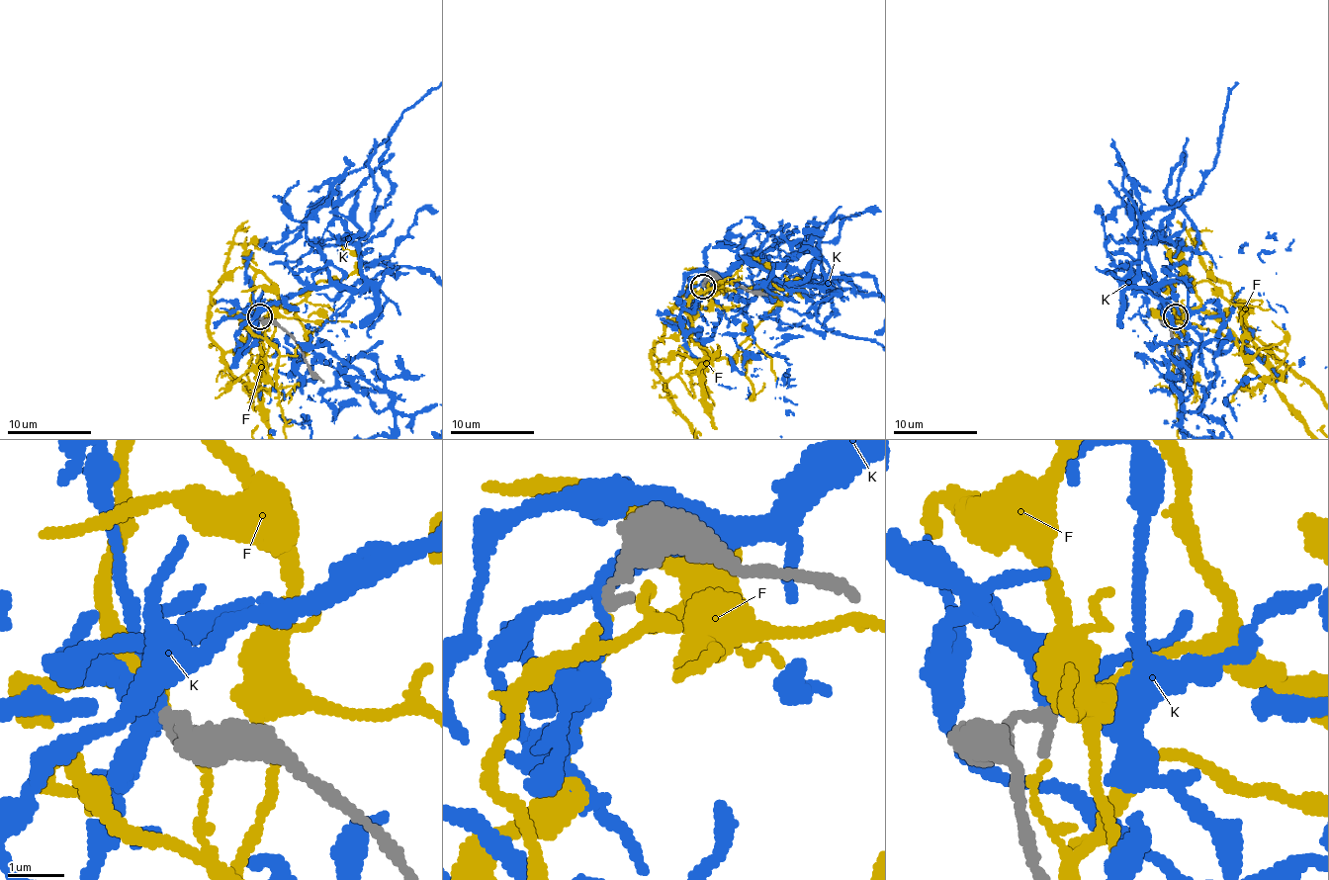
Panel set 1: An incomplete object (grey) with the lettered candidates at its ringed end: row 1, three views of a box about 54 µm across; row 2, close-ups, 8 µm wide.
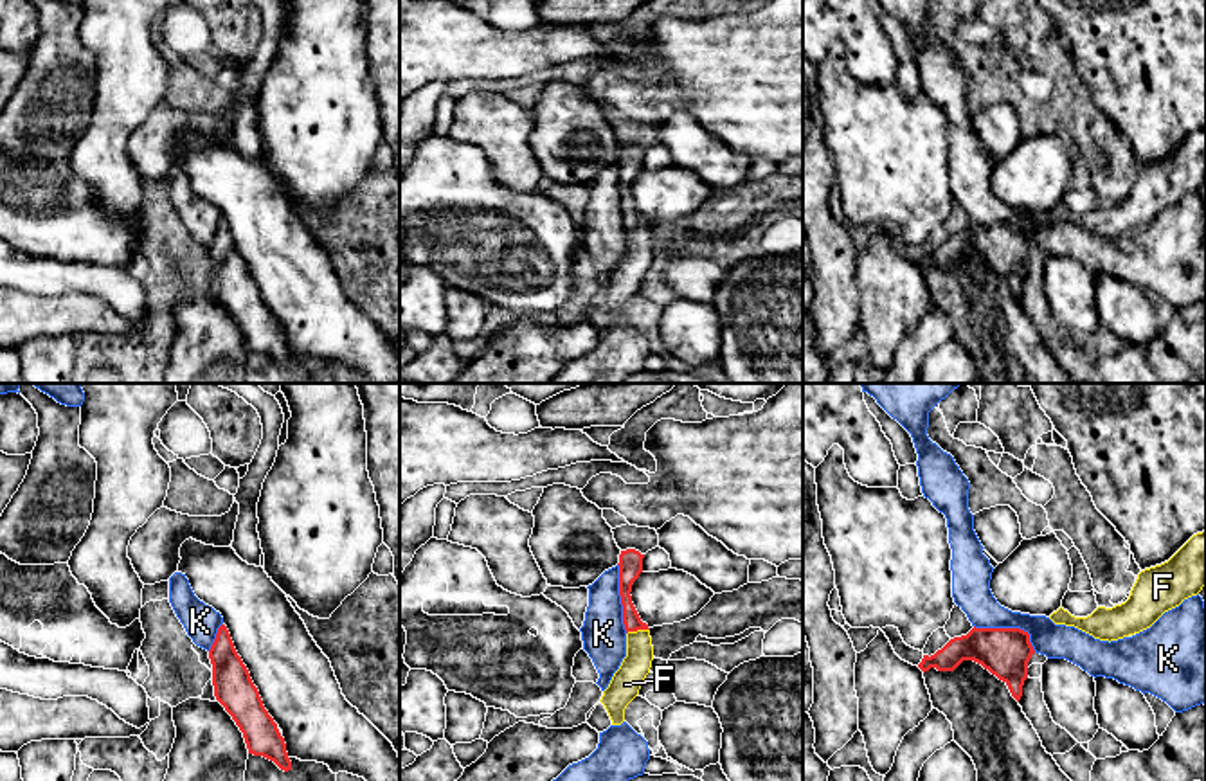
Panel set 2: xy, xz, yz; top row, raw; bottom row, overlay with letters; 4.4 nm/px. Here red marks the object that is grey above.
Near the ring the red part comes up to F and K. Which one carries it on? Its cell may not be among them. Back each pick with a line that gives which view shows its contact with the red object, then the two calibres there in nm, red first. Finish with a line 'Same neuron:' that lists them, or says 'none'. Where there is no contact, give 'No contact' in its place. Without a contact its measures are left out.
F: Touches red in xz. Thickness 80 nm (red) against 140 nm
Same neuron: F

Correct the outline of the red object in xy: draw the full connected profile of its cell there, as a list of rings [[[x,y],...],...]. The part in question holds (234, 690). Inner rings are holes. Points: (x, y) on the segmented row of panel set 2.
[[[225,624],[218,628],[209,659],[212,664],[214,696],[243,732],[248,754],[263,756],[284,772],[292,770],[284,738],[265,709]]]

